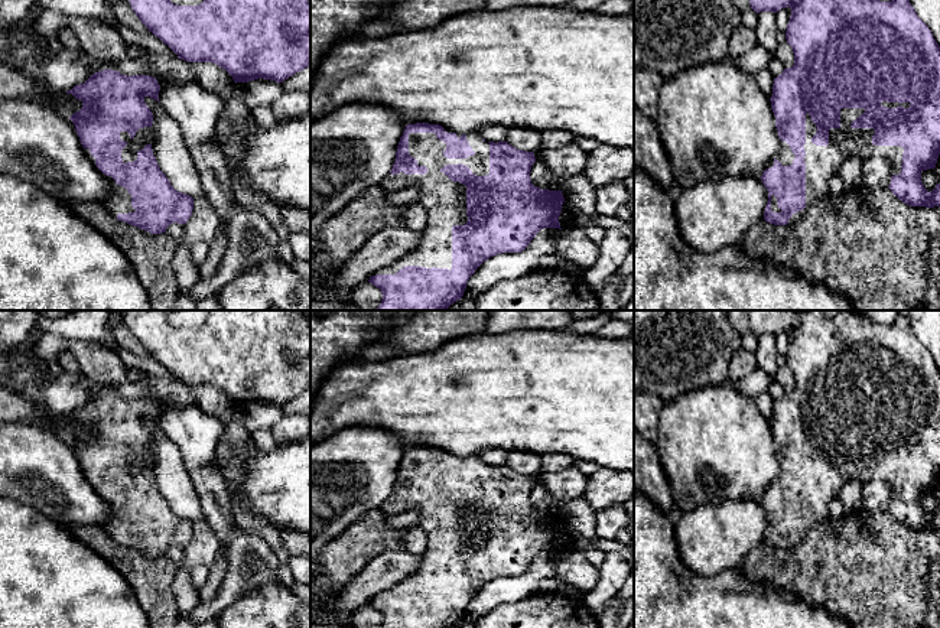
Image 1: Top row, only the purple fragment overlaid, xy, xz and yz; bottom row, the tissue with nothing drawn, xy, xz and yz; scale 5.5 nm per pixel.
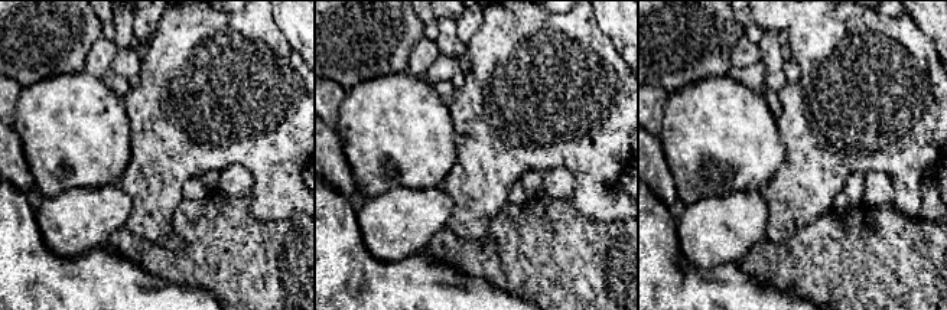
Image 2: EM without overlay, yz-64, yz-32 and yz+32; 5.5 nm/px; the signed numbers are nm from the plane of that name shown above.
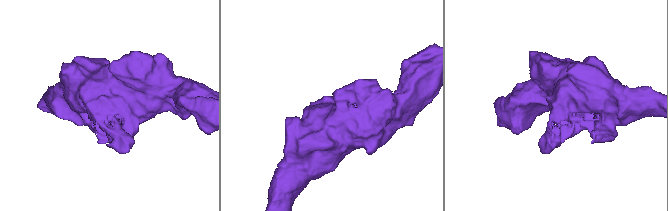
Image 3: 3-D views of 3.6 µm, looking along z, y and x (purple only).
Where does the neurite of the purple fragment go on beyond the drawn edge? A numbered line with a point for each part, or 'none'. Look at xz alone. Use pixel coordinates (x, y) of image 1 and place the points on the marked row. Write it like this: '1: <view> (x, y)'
1: xz (445, 201)

